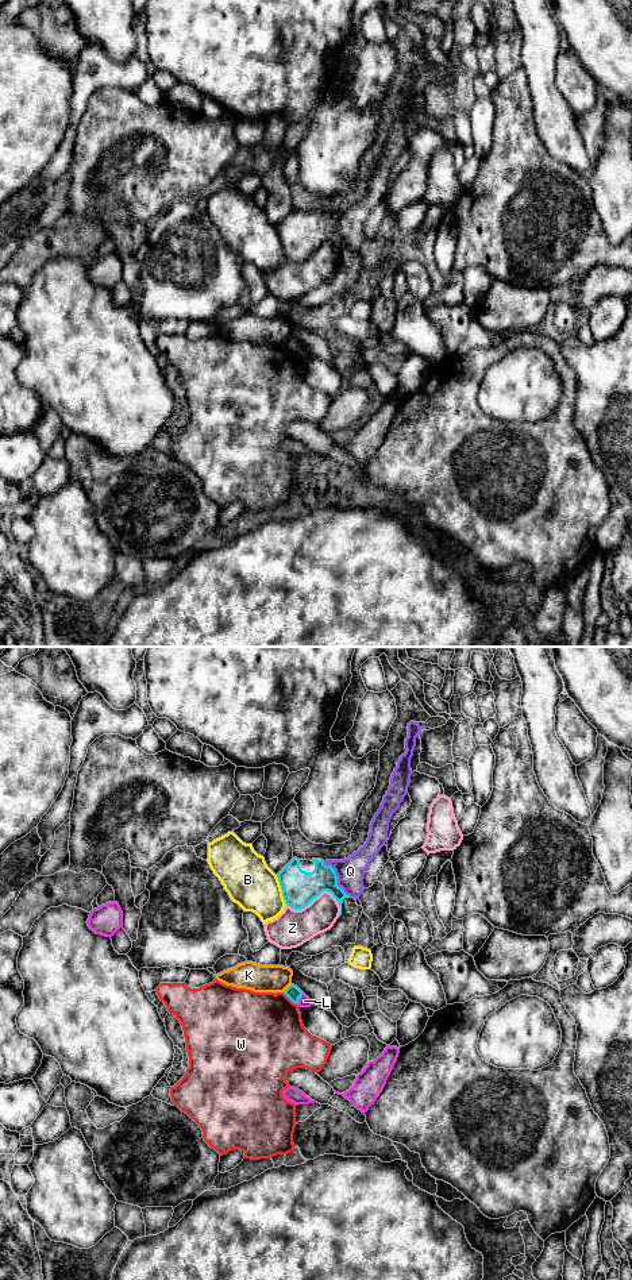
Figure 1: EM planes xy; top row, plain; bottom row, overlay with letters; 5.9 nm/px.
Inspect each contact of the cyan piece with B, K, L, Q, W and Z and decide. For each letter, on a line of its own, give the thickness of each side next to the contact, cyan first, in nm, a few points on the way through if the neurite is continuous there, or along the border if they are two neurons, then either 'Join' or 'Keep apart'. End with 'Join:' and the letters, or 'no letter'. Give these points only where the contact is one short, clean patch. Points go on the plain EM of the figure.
B: Thickness 220 nm (cyan) against 280 nm. Keep apart
K: Thickness 90 nm (cyan) against 170 nm. Boundary: xy (291, 335), (282, 343). Keep apart
L: Thickness 90 nm (cyan) against 70 nm. Keep apart
Q: Thickness 220 nm (cyan) against 160 nm. Path across: xy (299, 239), (320, 231), (336, 231), (343, 230), (350, 223). Join
W: Thickness 90 nm (cyan) against 460 nm. Keep apart
Z: Thickness 220 nm (cyan) against 220 nm. Keep apart
Join: Q

